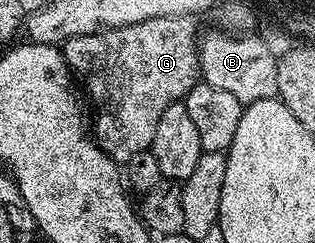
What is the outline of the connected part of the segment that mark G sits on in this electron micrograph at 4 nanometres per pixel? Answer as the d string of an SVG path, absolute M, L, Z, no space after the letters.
M163 16L121 28L106 28L103 32L75 36L64 41L62 51L68 71L79 83L80 80L84 83L96 107L94 139L117 166L130 162L134 154L151 149L158 122L166 112L166 106L181 103L188 91L201 79L196 22L196 16Z

